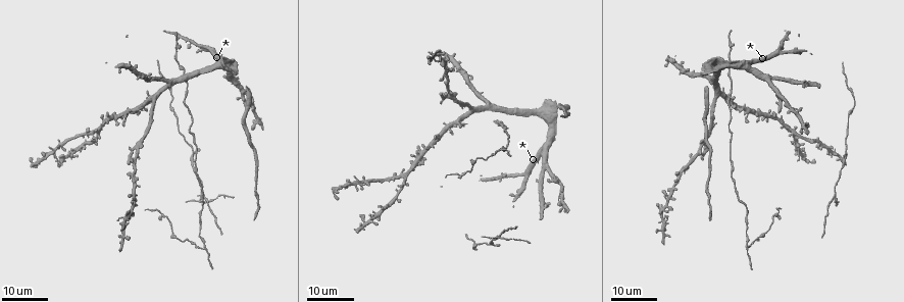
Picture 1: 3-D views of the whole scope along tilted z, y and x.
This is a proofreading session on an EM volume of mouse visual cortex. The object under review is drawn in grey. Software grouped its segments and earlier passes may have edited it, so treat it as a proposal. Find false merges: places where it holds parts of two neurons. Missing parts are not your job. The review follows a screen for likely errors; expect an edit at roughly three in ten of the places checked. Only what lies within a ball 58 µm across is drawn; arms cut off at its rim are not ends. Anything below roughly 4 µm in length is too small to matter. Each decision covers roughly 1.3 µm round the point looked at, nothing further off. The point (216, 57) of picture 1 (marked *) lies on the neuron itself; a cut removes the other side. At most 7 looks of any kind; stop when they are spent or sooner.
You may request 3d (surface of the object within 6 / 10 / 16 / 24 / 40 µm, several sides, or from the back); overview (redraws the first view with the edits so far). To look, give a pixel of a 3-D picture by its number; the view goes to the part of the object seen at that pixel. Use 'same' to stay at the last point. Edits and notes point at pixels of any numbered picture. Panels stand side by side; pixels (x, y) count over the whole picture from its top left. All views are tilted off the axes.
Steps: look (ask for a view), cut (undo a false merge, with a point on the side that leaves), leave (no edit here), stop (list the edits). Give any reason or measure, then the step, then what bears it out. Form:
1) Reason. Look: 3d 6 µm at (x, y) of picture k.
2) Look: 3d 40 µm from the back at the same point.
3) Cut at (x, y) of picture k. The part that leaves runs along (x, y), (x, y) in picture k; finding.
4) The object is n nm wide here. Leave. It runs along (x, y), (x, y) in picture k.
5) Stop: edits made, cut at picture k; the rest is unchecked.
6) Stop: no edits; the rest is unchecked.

Sudden change in width. Look: 3d 24 µm at (842, 155) of picture 1.

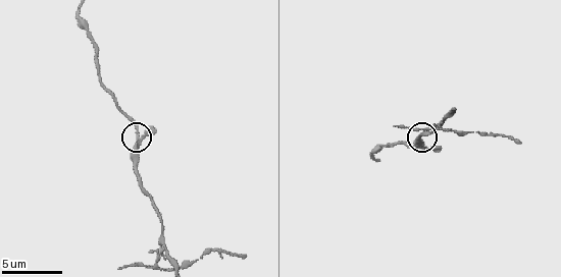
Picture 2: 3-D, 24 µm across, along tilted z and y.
Closer look. Look: 3d 6 µm at (137, 137) of picture 2.

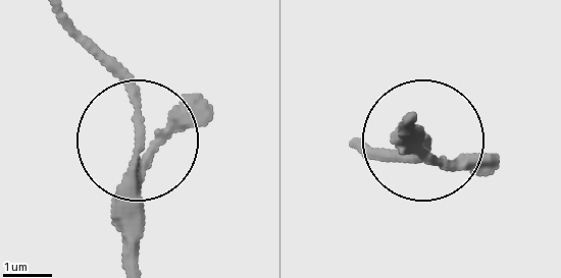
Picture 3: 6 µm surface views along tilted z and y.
Other side. Look: 3d 6 µm from the back at (141, 146) of picture 3.

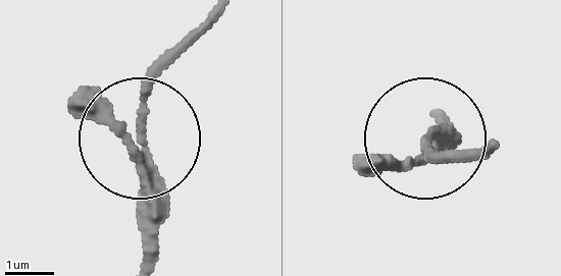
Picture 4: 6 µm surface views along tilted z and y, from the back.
3 arms meet here. Leave. It runs along (221, 16), (144, 102), (142, 257) in picture 4; continuous, no second neuron.

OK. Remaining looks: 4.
Four or more arms meet. Look: 3d 6 µm at (161, 252) of picture 2.

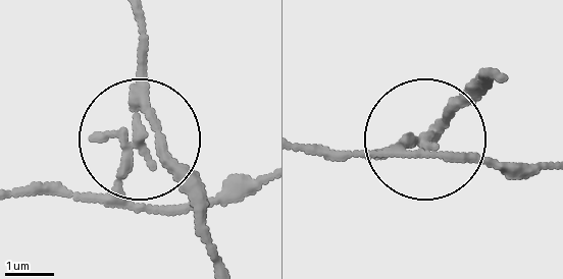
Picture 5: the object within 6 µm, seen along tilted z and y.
Look: 3d 6 µm from the back at (142, 138) of picture 5.

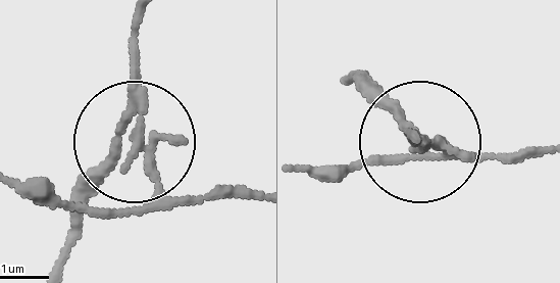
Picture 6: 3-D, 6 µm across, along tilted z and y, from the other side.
4 arms meet here. Cut at (146, 174) of picture 6. The part that leaves runs along (143, 101), (143, 202), (44, 206), (8, 186) in picture 6; two neurons meet here.

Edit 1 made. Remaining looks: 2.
Look: 3d 16 µm at (203, 249) of picture 1.

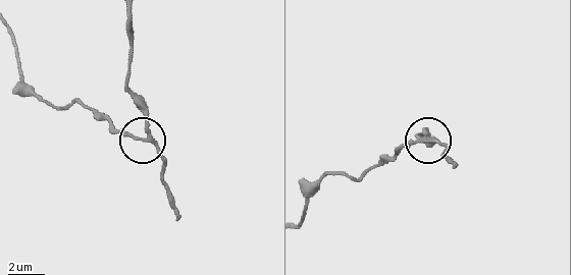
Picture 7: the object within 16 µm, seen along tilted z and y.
Closer look. Look: 3d 10 µm at (433, 141) of picture 7.

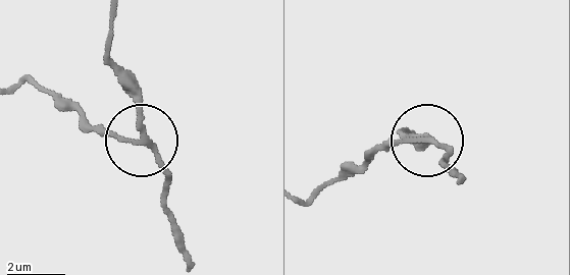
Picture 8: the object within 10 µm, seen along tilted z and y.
Cut at (98, 128) of picture 8. The part that leaves runs along (133, 142), (93, 128), (37, 86), (16, 86) in picture 8; a second neuron is stuck on.

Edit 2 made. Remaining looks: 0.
Stop: edits made, cut at picture 6, cut at picture 8; the rest is unchecked.

